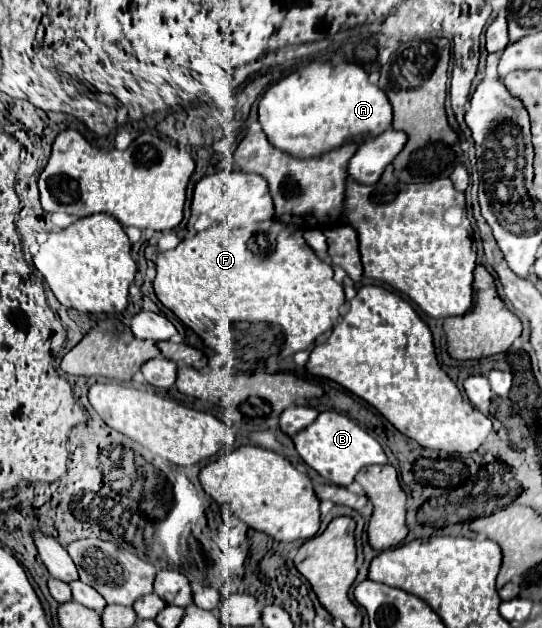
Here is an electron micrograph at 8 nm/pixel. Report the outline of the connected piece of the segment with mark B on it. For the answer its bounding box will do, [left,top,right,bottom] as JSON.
[294,411,388,487]

